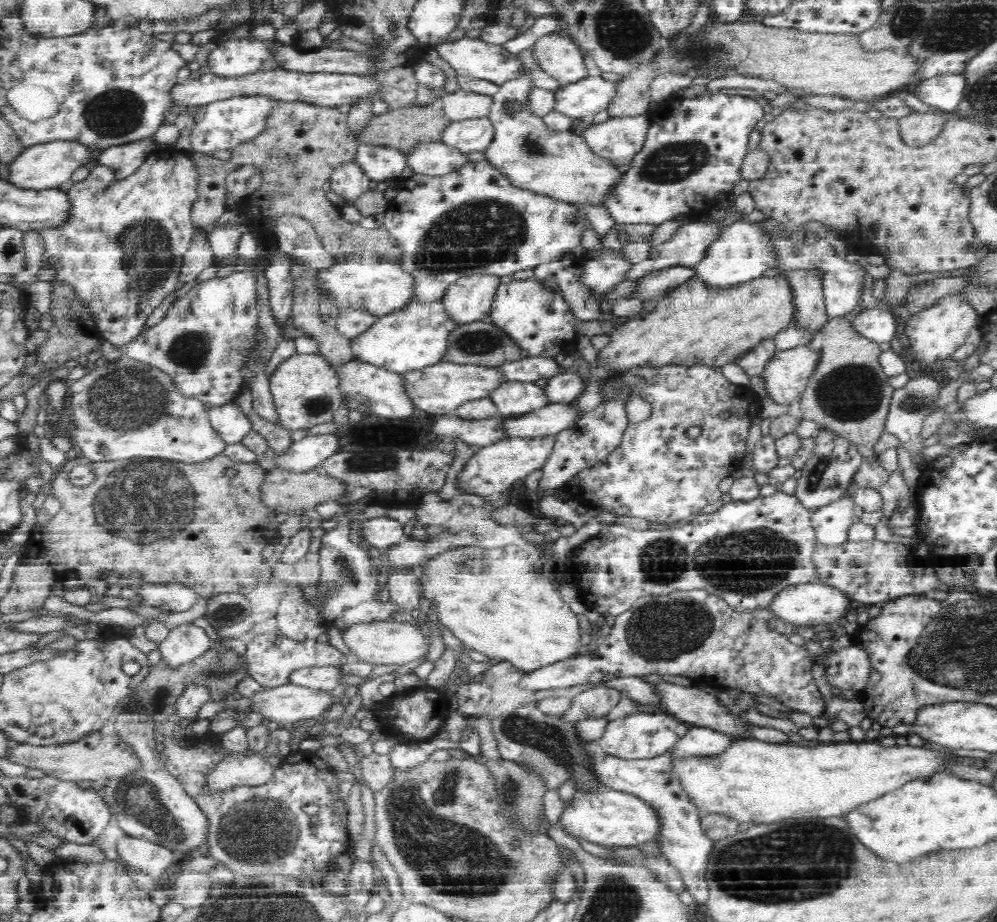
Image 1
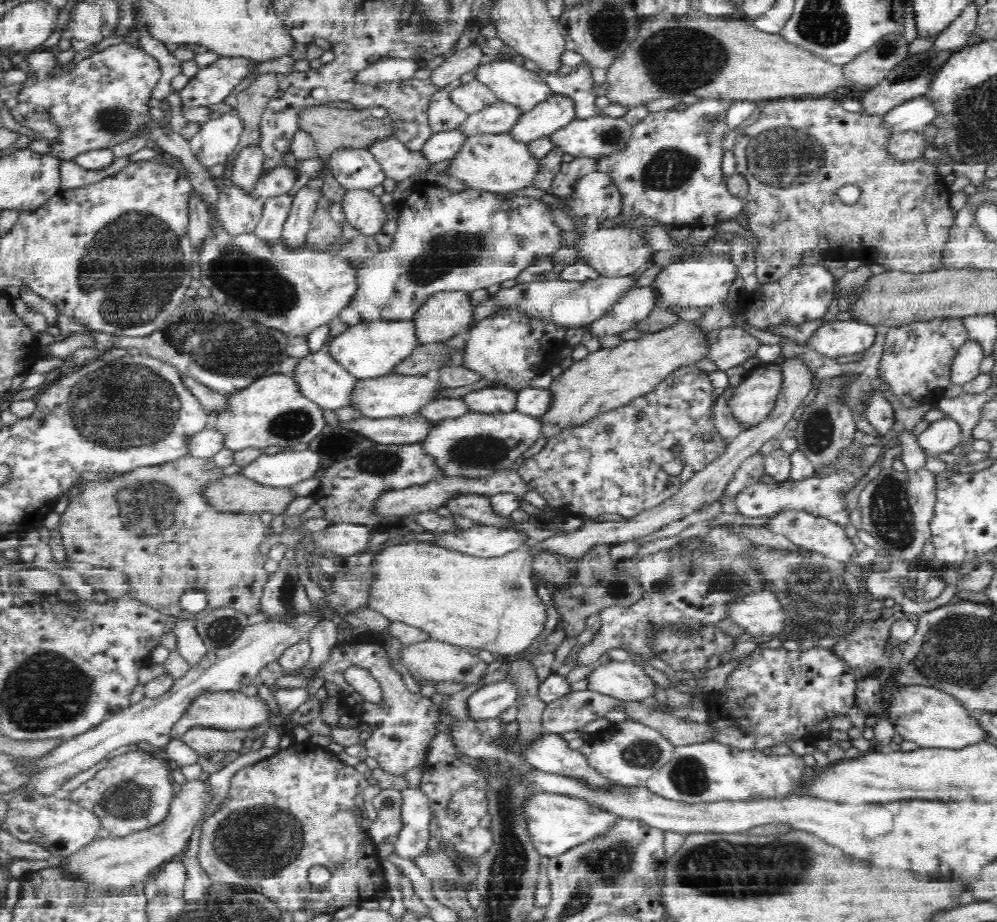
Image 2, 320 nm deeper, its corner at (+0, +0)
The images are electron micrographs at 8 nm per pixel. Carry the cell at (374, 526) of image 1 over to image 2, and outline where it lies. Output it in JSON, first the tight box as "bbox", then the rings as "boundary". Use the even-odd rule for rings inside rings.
{"bbox":[311,522,372,558],"boundary":[[[344,522],[330,525],[327,531],[314,532],[311,539],[321,549],[331,550],[345,558],[368,548],[372,529],[366,525]]]}

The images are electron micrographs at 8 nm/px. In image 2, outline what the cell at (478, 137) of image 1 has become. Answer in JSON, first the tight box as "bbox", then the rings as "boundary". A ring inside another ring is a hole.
{"bbox":[423,128,468,162],"boundary":[[[456,128],[446,132],[437,132],[424,143],[423,153],[430,162],[452,159],[460,152],[462,145],[468,140],[463,130]]]}

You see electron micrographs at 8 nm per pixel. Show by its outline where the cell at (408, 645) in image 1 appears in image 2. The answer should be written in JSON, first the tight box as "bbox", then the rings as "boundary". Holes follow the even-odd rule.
{"bbox":[399,638,488,683],"boundary":[[[432,638],[402,644],[399,662],[413,675],[421,676],[433,682],[444,680],[457,683],[472,683],[480,680],[484,674],[488,673],[487,664],[479,656],[470,654],[467,649]]]}

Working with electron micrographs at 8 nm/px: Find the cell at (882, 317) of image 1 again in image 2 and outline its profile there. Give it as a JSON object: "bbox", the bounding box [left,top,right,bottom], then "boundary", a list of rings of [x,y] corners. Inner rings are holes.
{"bbox":[809,319,878,359],"boundary":[[[859,319],[838,320],[825,323],[809,339],[812,350],[837,359],[845,355],[862,354],[878,338],[877,326]]]}

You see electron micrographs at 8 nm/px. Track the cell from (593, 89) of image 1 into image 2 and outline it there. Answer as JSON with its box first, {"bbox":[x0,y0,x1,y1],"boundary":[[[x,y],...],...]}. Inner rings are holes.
{"bbox":[511,93,576,142],"boundary":[[[552,93],[520,117],[511,130],[516,140],[530,142],[554,134],[568,126],[576,116],[576,101],[564,93]]]}

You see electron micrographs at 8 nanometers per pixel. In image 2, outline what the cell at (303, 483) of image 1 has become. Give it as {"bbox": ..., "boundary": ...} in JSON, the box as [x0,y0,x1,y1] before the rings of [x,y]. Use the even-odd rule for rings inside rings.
{"bbox":[207,472,298,516],"boundary":[[[242,472],[233,475],[224,475],[220,480],[213,482],[207,486],[207,499],[214,508],[218,510],[226,510],[228,512],[238,513],[263,513],[270,512],[273,515],[285,516],[286,508],[290,506],[292,500],[298,498],[296,490],[291,486],[272,486],[270,484],[262,484],[253,478],[248,478]]]}

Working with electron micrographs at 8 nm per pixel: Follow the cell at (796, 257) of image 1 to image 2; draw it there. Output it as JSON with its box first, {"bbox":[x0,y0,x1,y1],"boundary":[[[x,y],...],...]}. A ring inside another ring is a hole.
{"bbox":[727,234,836,329],"boundary":[[[733,234],[727,238],[730,245],[729,254],[737,264],[739,273],[744,279],[742,290],[750,296],[750,308],[746,310],[746,318],[751,326],[763,329],[769,325],[802,325],[803,323],[822,319],[831,310],[834,299],[836,279],[828,270],[828,266],[815,264],[798,265],[788,271],[780,281],[762,286],[755,275],[755,250],[744,236]]]}

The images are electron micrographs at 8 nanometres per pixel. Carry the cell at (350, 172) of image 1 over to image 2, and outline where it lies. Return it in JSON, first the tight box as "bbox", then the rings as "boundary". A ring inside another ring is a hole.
{"bbox":[341,188,386,234],"boundary":[[[346,188],[341,201],[347,221],[364,234],[374,234],[386,222],[380,197],[368,188]]]}

